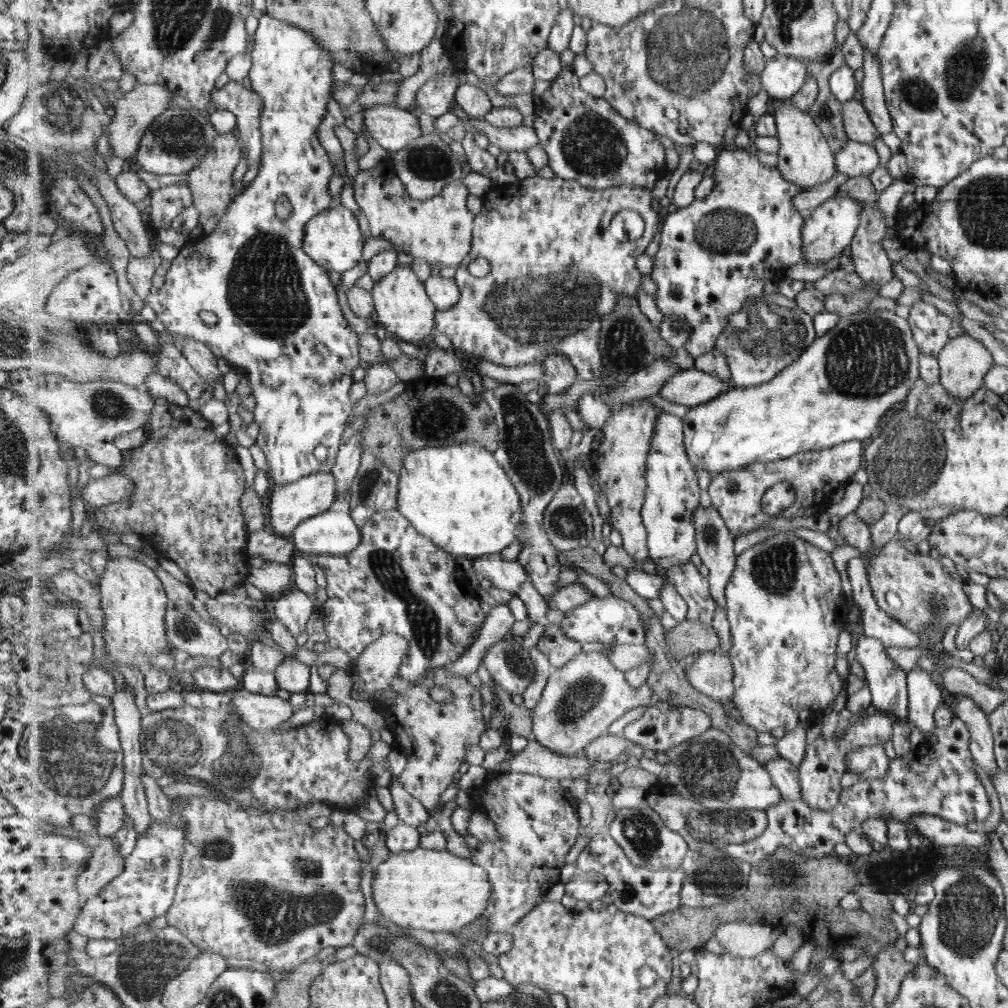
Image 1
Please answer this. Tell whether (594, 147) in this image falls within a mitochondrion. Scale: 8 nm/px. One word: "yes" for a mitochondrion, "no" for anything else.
yes

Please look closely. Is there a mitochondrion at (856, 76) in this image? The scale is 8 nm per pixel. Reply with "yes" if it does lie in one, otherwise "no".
no

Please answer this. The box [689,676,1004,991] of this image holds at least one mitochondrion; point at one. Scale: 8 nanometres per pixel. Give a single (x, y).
(969, 909)

